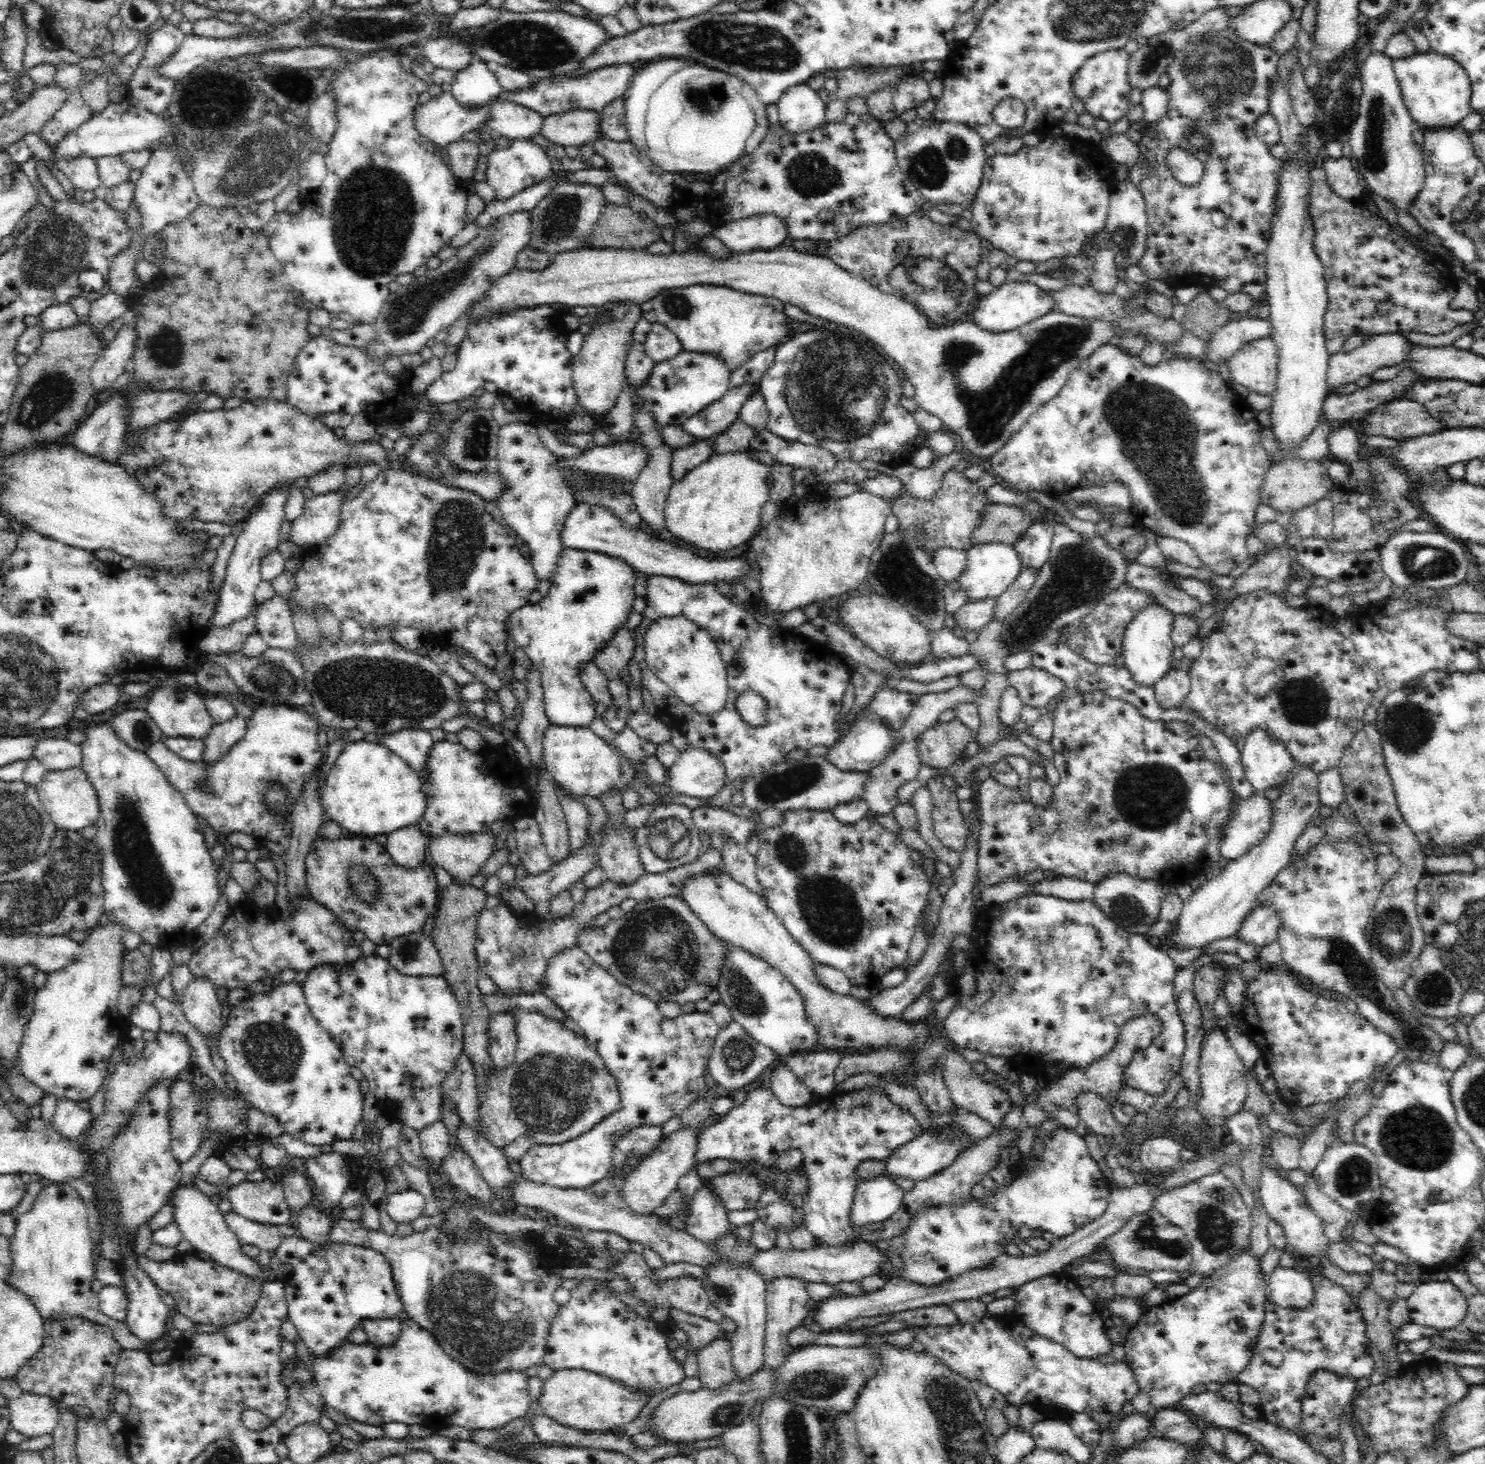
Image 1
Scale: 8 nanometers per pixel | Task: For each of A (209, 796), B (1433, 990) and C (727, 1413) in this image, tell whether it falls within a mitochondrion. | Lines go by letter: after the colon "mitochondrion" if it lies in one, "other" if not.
A: other
B: mitochondrion
C: mitochondrion

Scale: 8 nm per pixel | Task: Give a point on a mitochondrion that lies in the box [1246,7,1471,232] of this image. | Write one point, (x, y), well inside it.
(1374, 151)

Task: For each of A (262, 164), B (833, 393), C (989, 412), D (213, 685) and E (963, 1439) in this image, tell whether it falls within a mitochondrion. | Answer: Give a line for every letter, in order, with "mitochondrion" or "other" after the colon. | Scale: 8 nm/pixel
A: mitochondrion
B: mitochondrion
C: mitochondrion
D: other
E: mitochondrion

